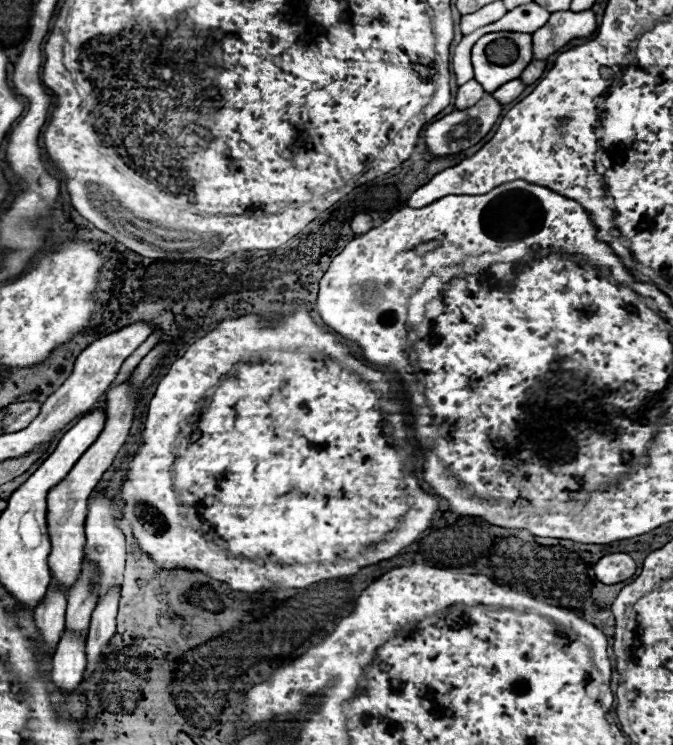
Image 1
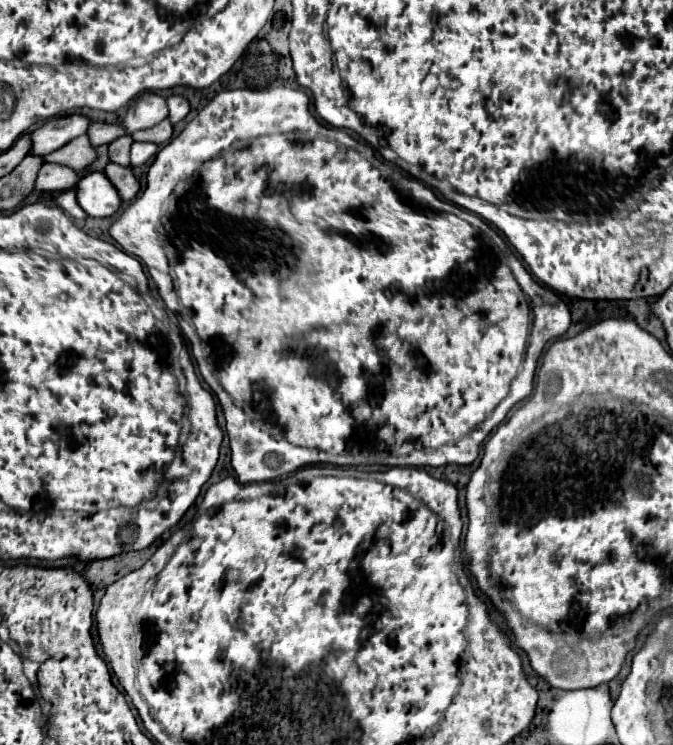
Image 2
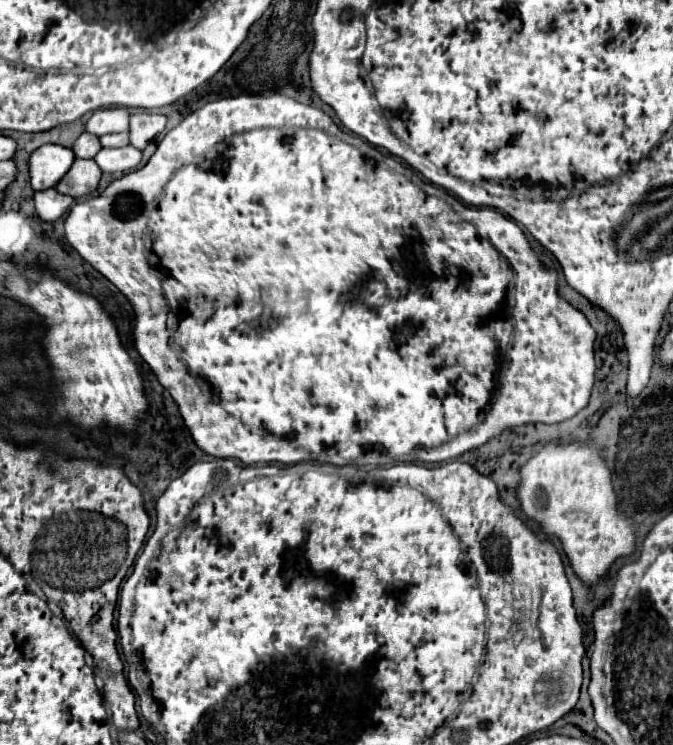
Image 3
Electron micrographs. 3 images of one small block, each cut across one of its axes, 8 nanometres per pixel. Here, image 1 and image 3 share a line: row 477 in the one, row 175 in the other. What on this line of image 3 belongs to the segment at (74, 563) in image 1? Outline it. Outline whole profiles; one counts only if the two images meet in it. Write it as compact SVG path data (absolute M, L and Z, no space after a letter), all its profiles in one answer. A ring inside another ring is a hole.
M74 160L72 170L66 174L64 180L60 180L60 186L56 186L56 190L72 198L82 198L98 188L100 178L102 170L94 160Z

